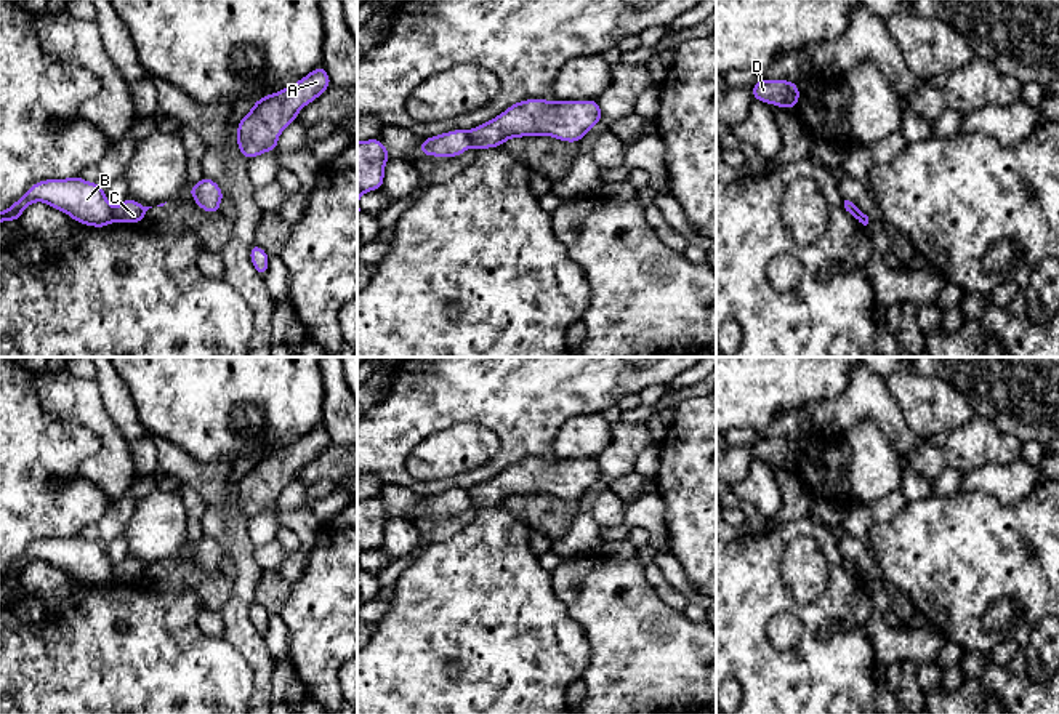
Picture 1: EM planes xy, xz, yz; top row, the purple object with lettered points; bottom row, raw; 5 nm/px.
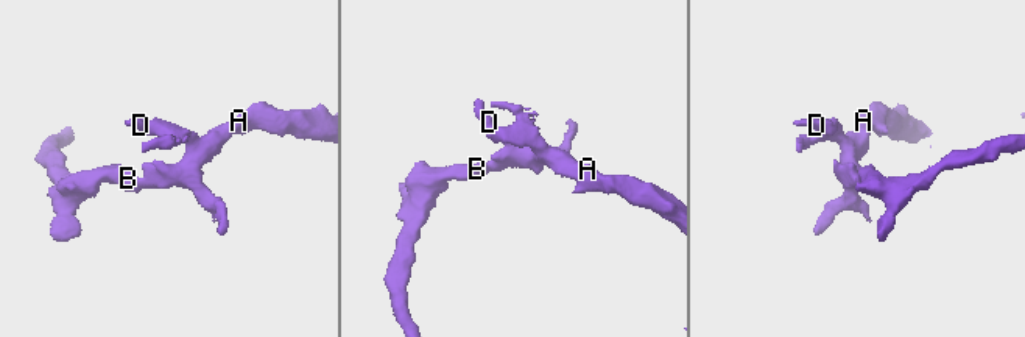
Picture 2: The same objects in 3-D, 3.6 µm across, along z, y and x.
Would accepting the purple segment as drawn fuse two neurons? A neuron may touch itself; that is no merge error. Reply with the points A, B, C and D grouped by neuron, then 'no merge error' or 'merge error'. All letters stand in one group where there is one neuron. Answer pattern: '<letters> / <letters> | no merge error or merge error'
A C D / B | merge error

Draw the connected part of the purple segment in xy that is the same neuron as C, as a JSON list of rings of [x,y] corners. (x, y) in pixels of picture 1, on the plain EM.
[[[125,557],[119,565],[112,567],[112,575],[117,581],[143,581],[149,567],[152,565],[144,565],[135,557]]]

